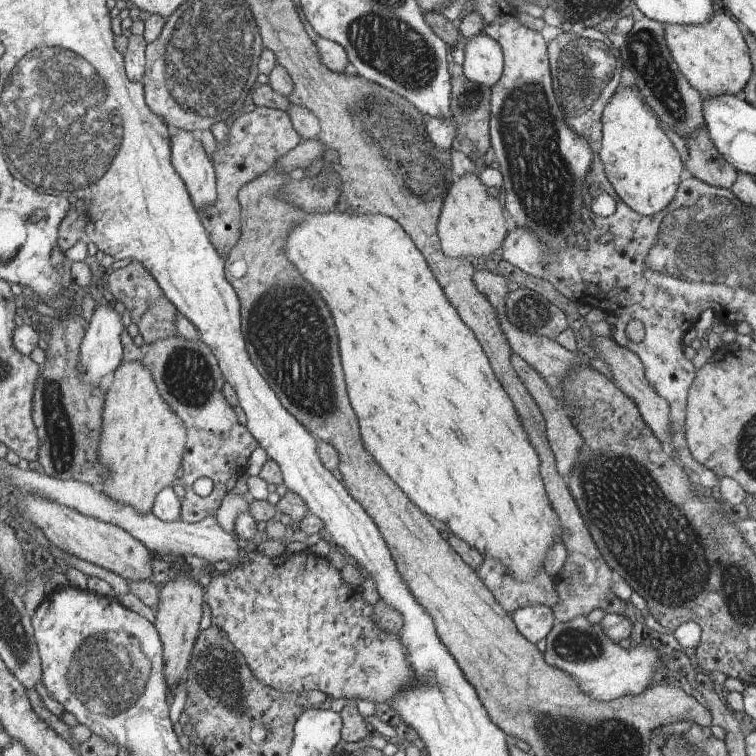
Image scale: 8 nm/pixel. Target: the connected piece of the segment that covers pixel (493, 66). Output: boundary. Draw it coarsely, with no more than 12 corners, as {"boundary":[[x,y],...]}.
{"boundary":[[482,32],[468,39],[463,72],[468,80],[494,86],[504,51]]}

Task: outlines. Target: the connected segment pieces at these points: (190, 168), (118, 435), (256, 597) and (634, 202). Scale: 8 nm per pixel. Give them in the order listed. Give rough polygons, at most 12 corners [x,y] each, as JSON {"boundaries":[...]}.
{"boundaries":[[[176,130],[173,166],[198,210],[214,204],[212,162],[192,131]],[[142,360],[106,389],[99,489],[140,515],[176,479],[185,423]],[[249,547],[212,625],[285,693],[390,703],[401,638],[310,550]],[[638,88],[602,112],[602,162],[633,211],[666,209],[682,160]]]}

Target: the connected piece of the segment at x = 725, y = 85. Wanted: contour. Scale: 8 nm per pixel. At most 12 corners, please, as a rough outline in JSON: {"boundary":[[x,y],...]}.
{"boundary":[[719,11],[663,25],[675,63],[701,98],[738,94],[749,45]]}

